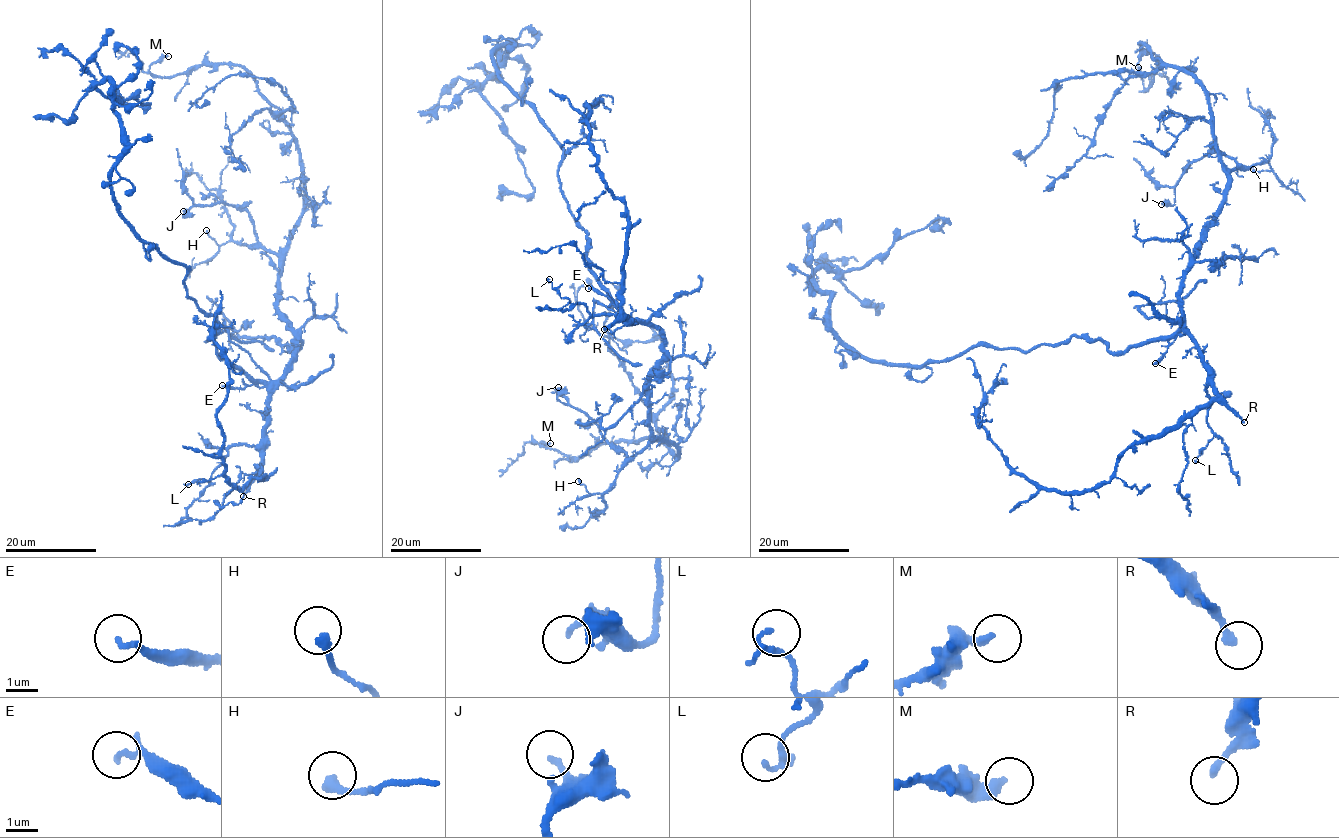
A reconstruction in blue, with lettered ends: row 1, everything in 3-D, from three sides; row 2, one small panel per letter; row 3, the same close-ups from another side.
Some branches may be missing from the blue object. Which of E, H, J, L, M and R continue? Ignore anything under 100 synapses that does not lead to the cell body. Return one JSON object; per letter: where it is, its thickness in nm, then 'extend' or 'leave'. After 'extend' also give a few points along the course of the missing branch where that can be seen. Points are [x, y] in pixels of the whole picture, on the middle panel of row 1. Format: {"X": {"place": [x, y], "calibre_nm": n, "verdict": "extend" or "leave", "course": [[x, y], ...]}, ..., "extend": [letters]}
{"E": {"place": [588, 288], "calibre_nm": 180, "verdict": "leave"}, "H": {"place": [578, 481], "calibre_nm": 280, "verdict": "leave"}, "J": {"place": [558, 387], "calibre_nm": 170, "verdict": "leave"}, "L": {"place": [549, 279], "calibre_nm": 90, "verdict": "leave"}, "M": {"place": [550, 443], "calibre_nm": 280, "verdict": "leave"}, "R": {"place": [604, 329], "calibre_nm": 240, "verdict": "extend"}, "extend": ["R"]}

